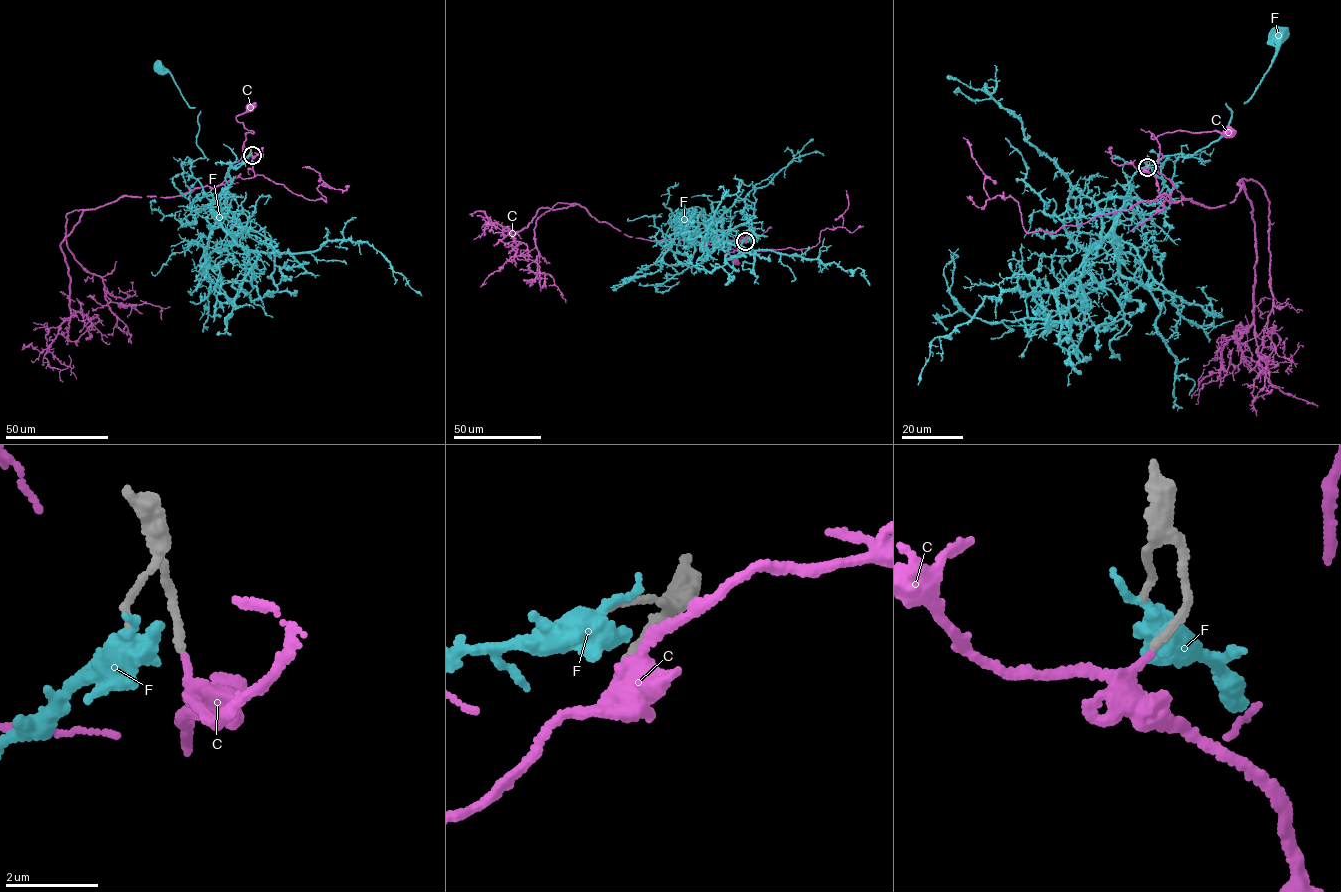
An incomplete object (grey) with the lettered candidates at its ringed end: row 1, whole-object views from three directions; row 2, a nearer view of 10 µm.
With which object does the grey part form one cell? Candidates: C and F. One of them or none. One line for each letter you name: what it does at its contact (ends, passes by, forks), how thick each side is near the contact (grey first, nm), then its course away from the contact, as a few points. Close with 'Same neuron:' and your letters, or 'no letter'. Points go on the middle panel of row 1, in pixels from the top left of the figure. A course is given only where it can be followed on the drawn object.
C: it passes by; 170 nm thick on the grey side, 170 nm on the other
Same neuron: C

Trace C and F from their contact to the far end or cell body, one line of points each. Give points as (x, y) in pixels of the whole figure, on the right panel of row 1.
C: (1147, 168), (1159, 186), (1148, 202), (1166, 198), (1174, 185), (1157, 171), (1160, 147), (1152, 134), (1229, 133)
F: (1147, 164), (1165, 181), (1148, 205), (1127, 200), (1136, 171), (1217, 139), (1270, 66), (1277, 37)

